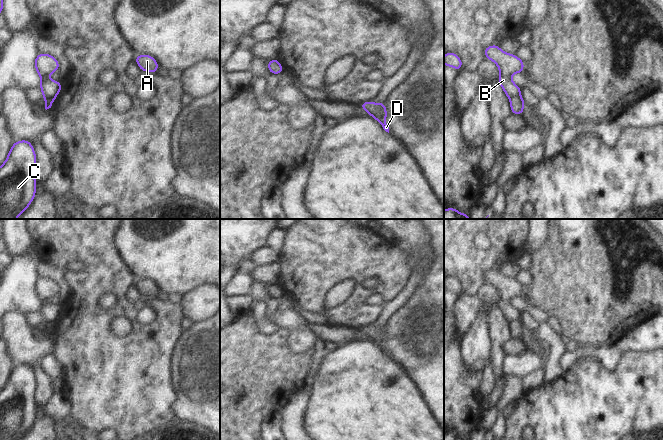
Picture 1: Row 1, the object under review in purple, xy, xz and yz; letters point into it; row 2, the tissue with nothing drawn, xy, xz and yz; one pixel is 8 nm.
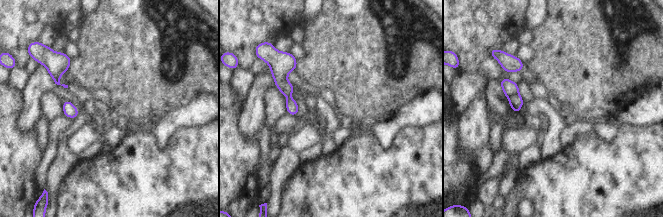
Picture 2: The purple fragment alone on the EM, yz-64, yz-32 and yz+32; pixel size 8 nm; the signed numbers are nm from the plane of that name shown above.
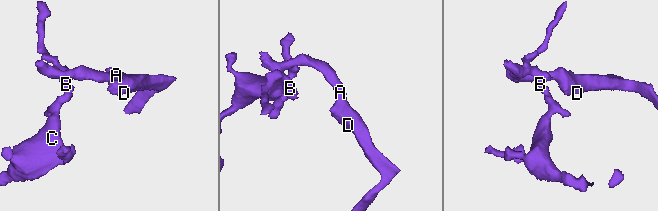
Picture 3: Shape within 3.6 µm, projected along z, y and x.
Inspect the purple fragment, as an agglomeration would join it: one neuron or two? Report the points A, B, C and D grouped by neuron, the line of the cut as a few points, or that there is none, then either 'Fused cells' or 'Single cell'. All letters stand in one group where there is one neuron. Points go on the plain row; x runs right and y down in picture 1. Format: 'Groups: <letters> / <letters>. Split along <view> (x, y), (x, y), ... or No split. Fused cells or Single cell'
Groups: A B D / C. Split along yz (520, 320), (511, 320), (509, 322). Fused cells.

